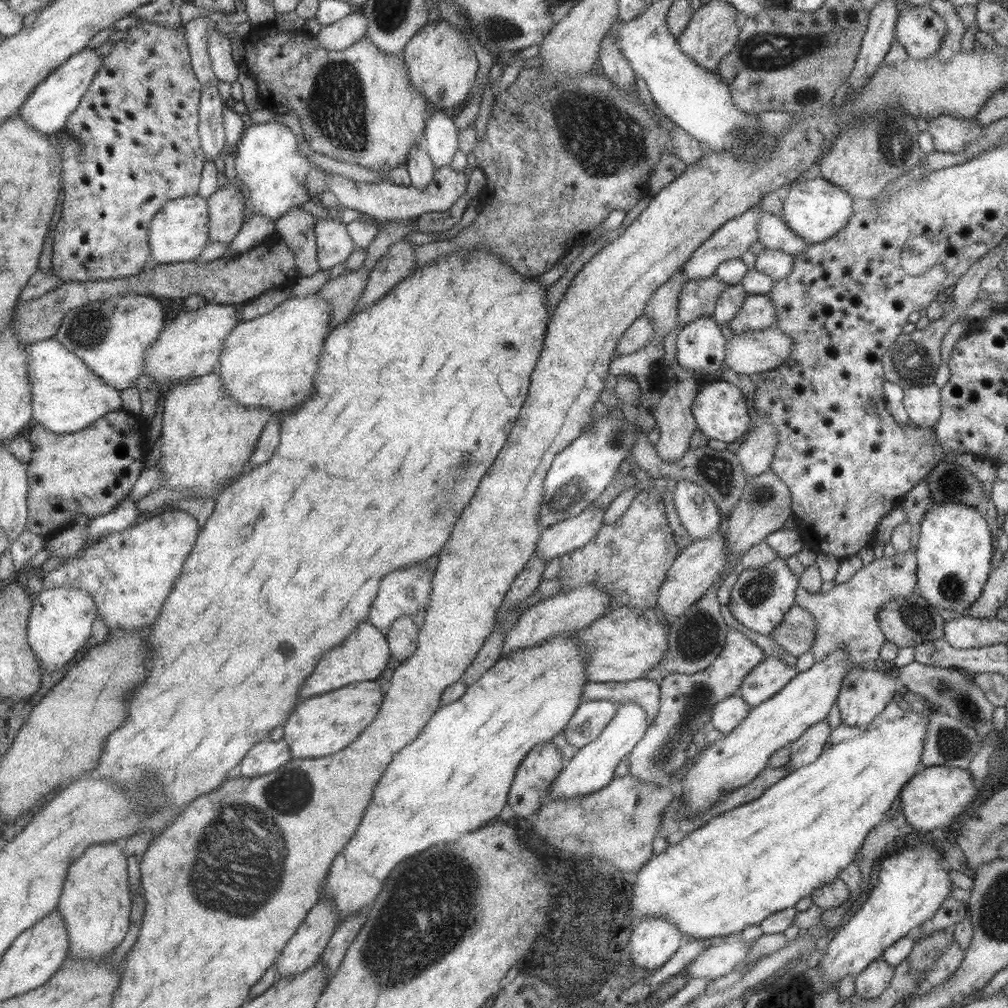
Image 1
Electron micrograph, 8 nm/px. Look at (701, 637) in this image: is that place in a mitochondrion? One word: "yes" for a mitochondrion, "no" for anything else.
yes

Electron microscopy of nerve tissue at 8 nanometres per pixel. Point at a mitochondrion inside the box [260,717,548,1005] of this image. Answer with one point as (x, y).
(406, 943)

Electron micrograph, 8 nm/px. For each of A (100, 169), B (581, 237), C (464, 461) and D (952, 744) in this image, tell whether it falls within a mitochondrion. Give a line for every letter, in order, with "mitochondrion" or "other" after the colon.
A: other
B: other
C: mitochondrion
D: mitochondrion

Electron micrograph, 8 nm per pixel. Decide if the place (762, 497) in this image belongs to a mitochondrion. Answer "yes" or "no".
yes

